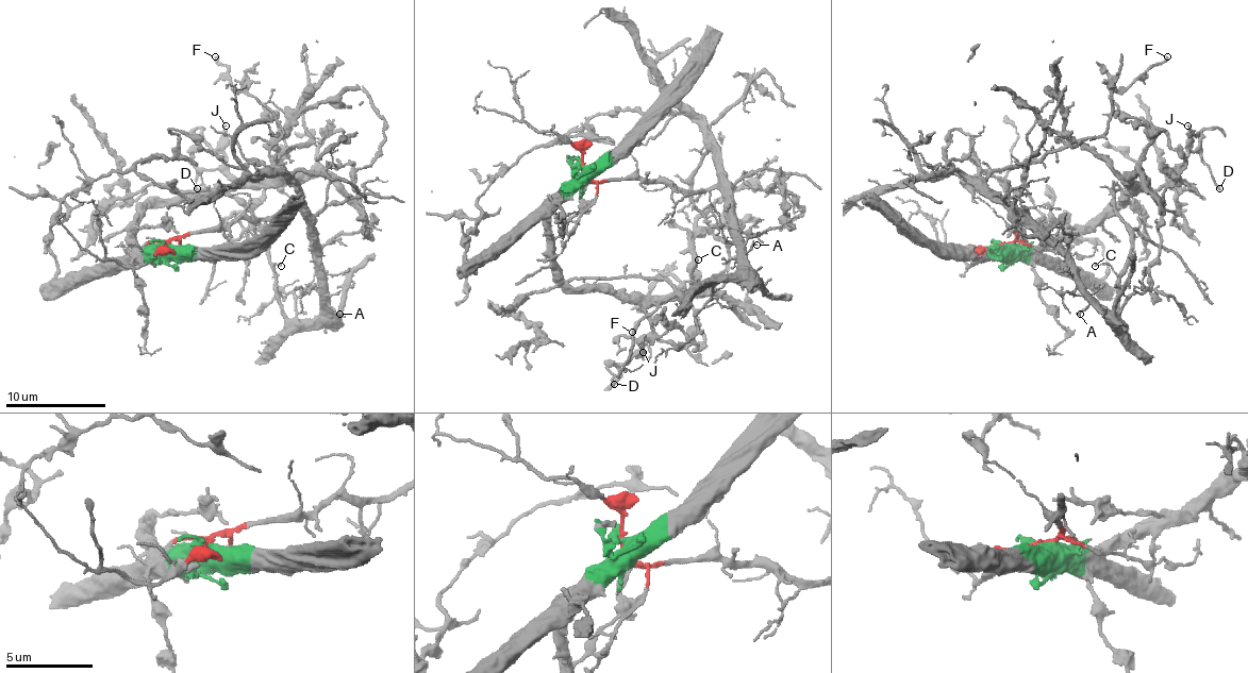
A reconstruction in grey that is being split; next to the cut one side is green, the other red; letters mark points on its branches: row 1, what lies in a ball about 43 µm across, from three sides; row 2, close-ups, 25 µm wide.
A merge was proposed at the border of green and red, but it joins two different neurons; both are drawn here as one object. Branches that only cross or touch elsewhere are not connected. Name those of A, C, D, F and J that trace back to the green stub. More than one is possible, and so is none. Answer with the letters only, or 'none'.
D, F, J

